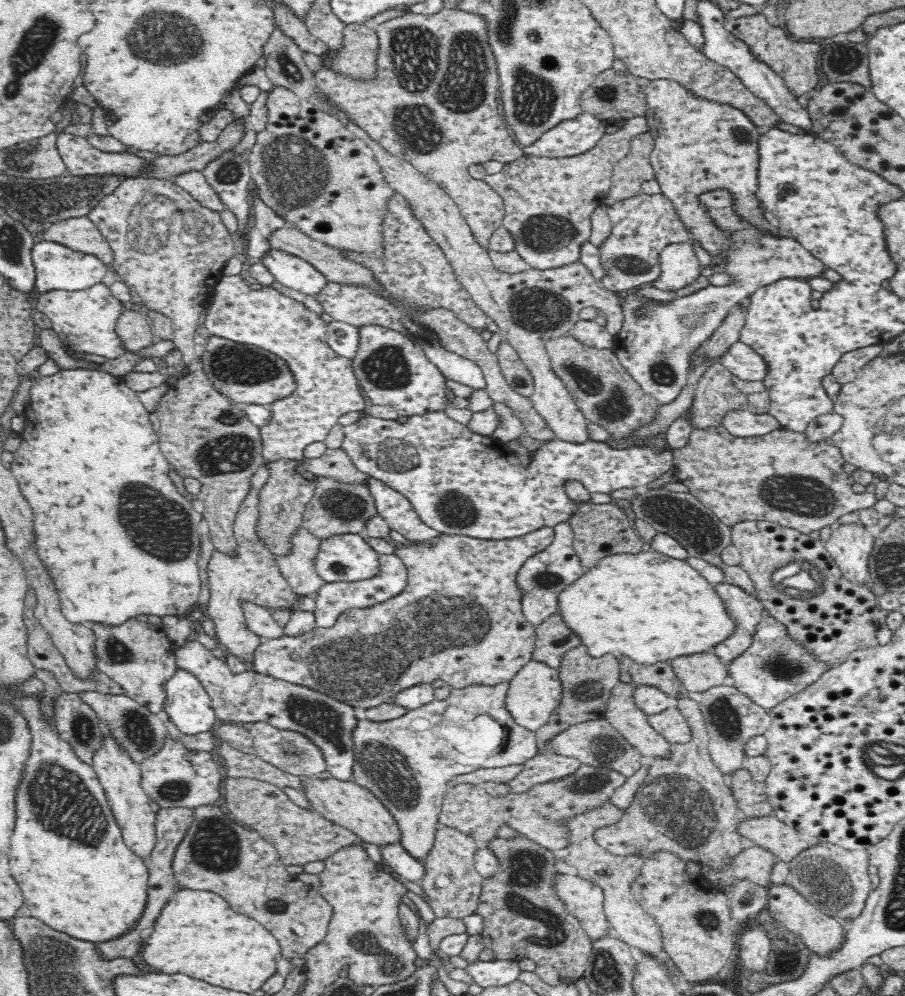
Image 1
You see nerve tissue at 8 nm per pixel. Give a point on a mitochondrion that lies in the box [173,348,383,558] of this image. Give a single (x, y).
(231, 449)

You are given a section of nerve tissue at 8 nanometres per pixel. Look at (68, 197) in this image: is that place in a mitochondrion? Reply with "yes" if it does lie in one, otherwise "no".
yes

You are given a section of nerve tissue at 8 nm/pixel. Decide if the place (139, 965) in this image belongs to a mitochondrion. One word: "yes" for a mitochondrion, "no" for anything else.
no

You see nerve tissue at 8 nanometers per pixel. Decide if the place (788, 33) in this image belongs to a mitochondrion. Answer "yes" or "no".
no

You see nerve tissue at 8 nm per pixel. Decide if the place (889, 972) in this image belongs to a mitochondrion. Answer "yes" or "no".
no

